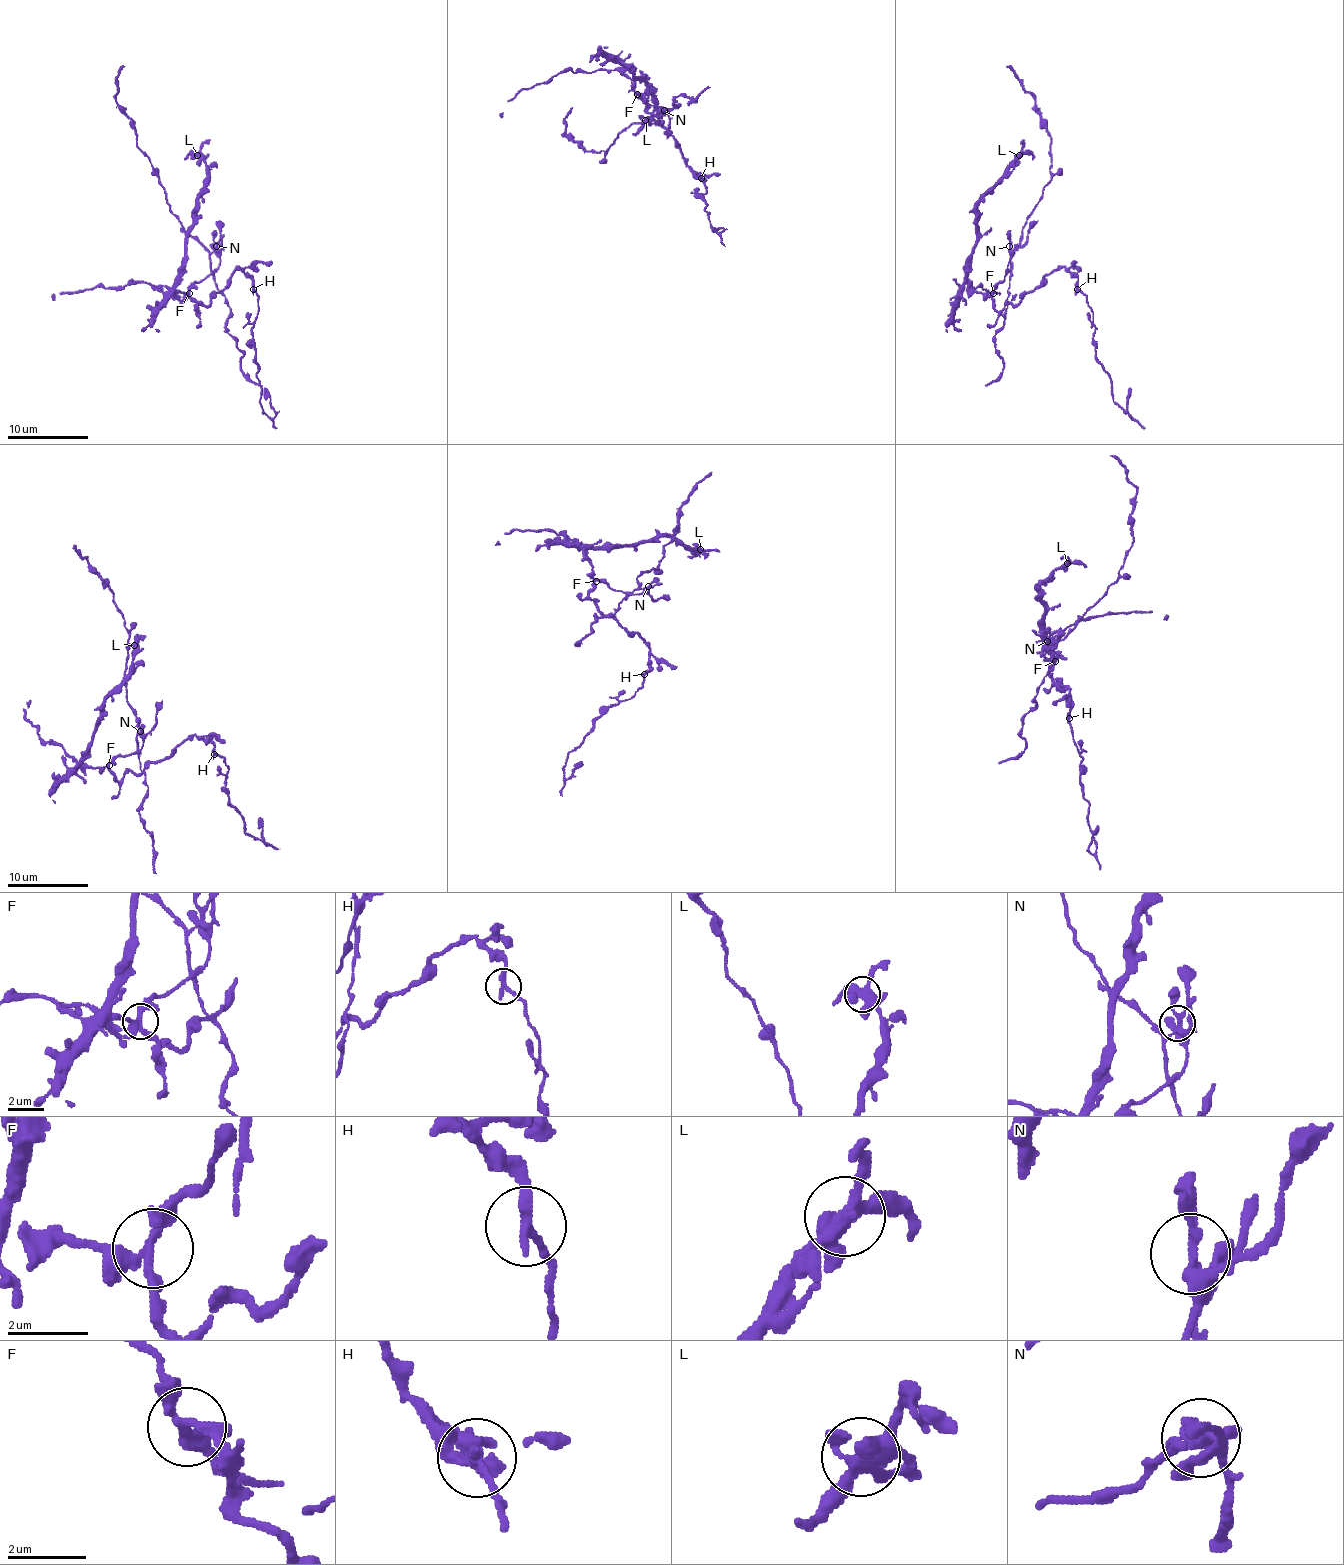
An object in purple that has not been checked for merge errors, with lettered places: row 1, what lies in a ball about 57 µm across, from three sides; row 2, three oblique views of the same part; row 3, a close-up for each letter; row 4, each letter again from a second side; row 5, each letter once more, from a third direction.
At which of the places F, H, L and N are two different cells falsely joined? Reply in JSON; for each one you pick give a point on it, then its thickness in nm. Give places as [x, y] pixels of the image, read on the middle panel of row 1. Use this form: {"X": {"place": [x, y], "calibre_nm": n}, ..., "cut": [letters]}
{"H": {"place": [701, 178], "calibre_nm": 240}, "N": {"place": [664, 110], "calibre_nm": 240}, "cut": ["H", "N"]}

